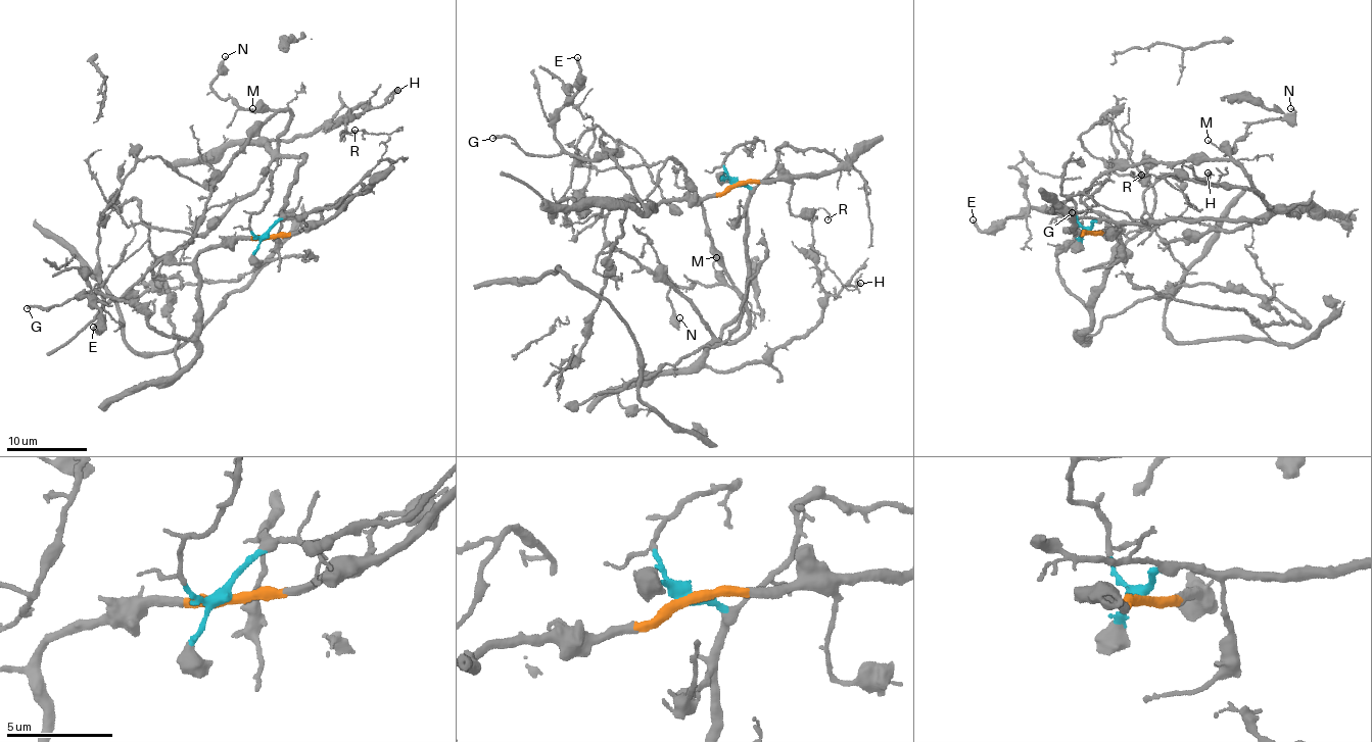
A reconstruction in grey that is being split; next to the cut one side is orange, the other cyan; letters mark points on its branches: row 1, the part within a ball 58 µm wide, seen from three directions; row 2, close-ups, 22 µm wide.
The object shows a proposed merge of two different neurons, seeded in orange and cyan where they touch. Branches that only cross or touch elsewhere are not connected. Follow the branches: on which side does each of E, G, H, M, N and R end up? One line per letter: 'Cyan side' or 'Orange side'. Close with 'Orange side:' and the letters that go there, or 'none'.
E: Orange side
G: Orange side
H: Cyan side
M: Cyan side
N: Cyan side
R: Cyan side
Orange side: E, G

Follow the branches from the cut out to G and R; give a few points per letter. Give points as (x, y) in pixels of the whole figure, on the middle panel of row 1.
G: (736, 184), (659, 204), (651, 213), (608, 152), (592, 159), (549, 155), (523, 151), (510, 137), (493, 139)
R: (736, 184), (749, 188), (749, 330), (706, 365), (757, 362), (816, 324), (813, 214), (829, 219)

